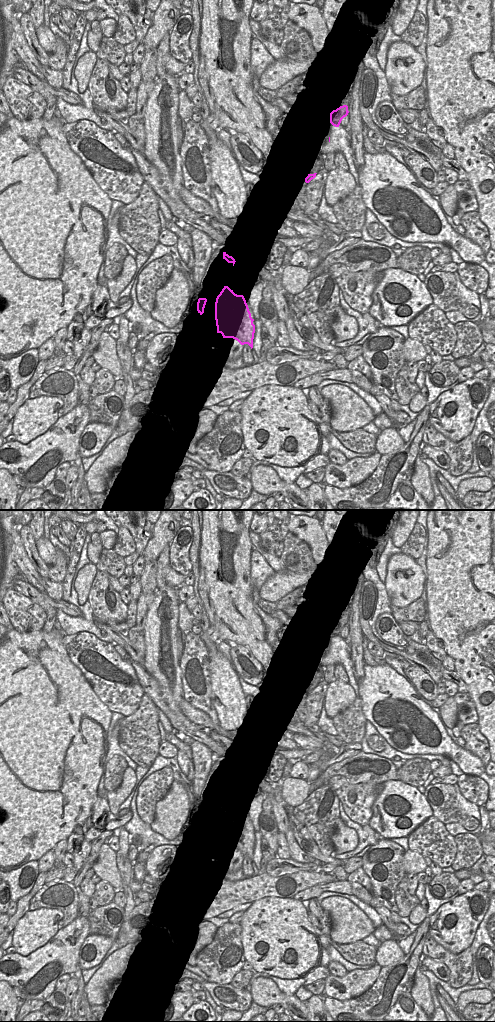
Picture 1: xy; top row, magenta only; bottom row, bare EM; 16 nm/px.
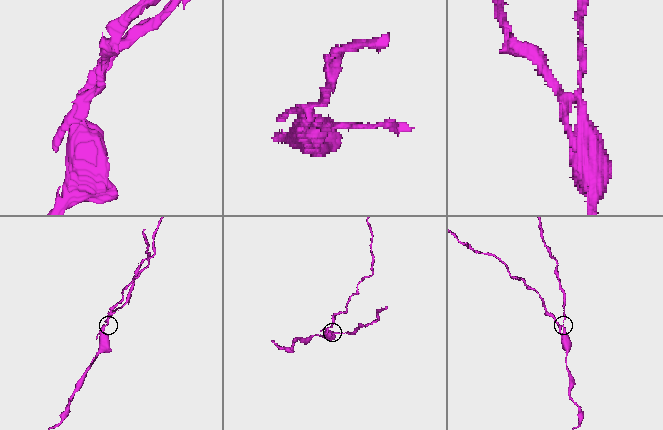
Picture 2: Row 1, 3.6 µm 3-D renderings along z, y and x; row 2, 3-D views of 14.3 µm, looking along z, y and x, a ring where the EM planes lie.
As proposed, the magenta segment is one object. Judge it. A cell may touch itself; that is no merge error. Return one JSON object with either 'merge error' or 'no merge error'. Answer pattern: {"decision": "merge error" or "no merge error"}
{"decision": "merge error"}

